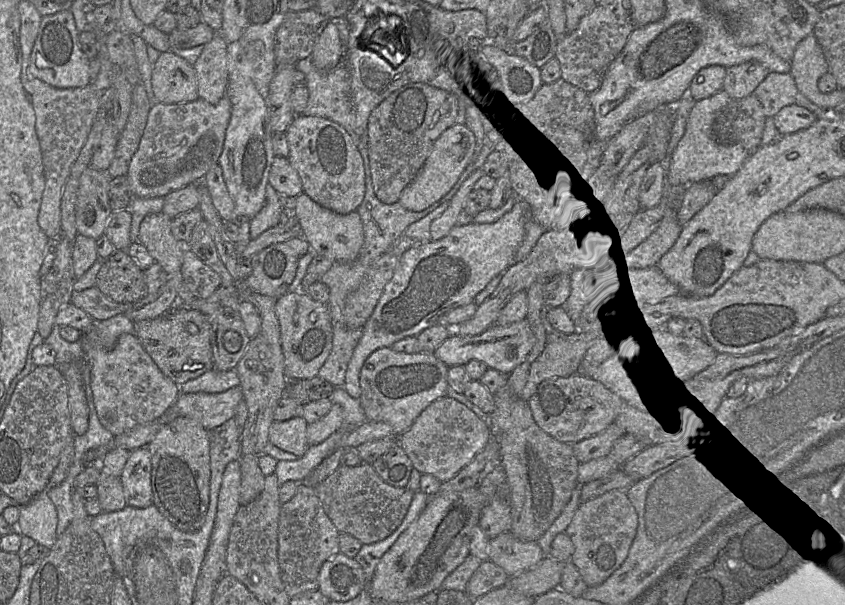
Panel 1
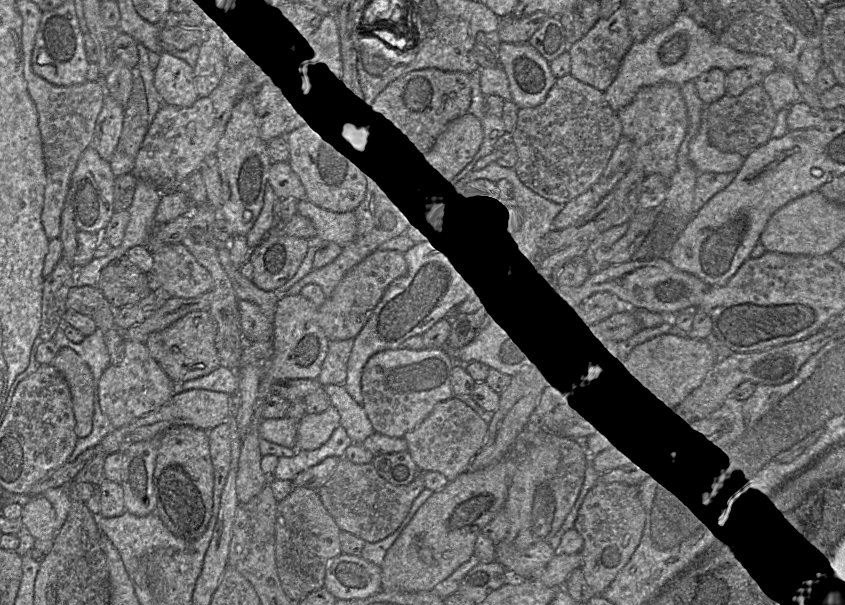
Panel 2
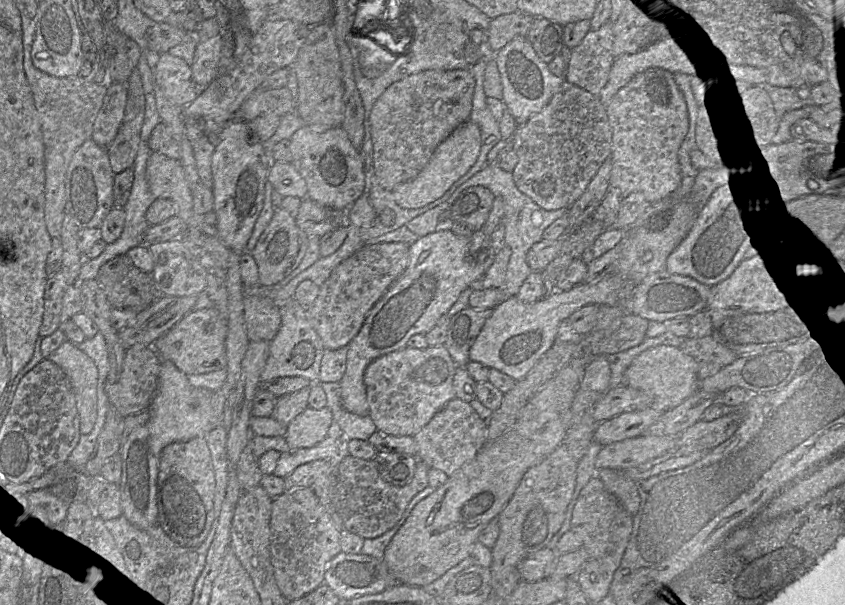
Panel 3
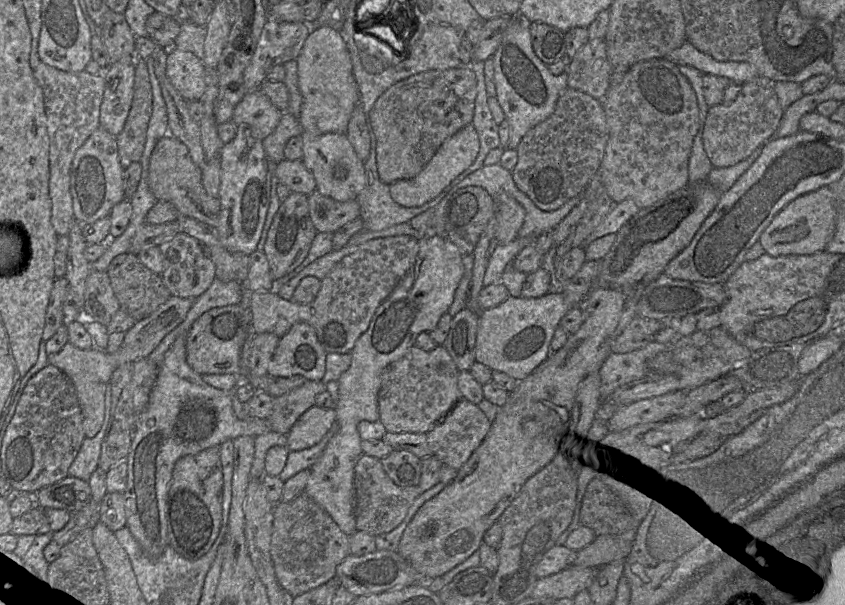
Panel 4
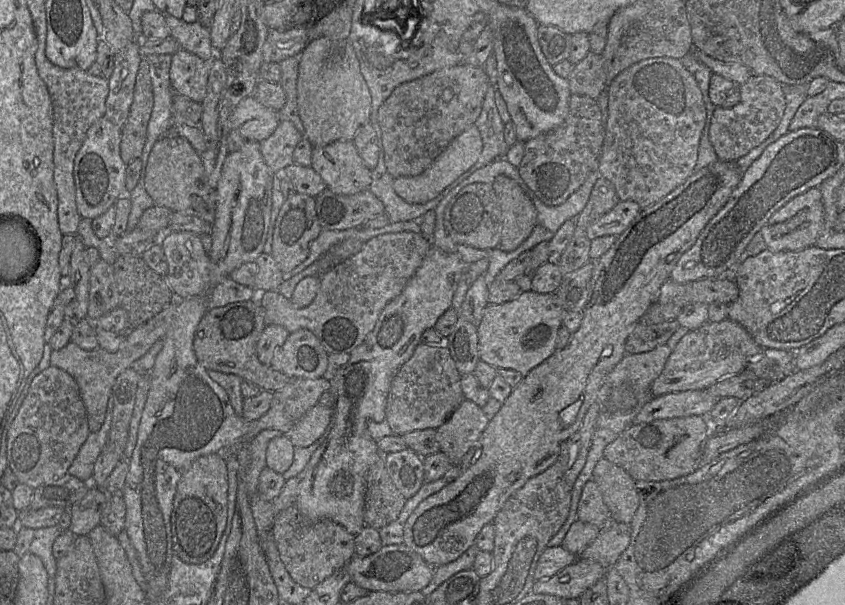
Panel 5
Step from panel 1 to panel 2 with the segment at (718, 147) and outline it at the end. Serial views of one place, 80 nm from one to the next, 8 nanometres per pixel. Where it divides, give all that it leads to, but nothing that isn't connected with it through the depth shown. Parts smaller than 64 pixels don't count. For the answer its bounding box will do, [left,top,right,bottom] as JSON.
[688,112,745,173]

